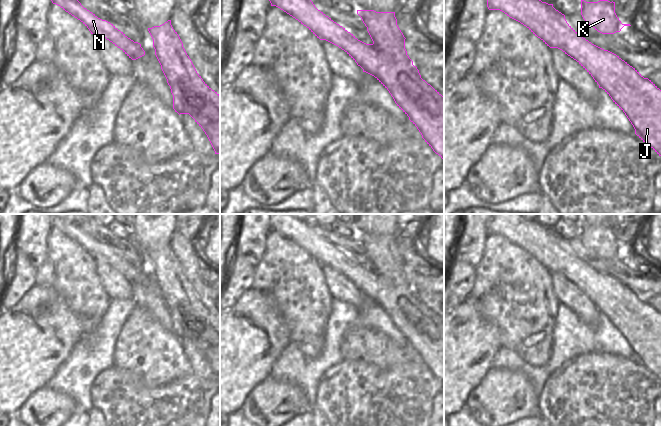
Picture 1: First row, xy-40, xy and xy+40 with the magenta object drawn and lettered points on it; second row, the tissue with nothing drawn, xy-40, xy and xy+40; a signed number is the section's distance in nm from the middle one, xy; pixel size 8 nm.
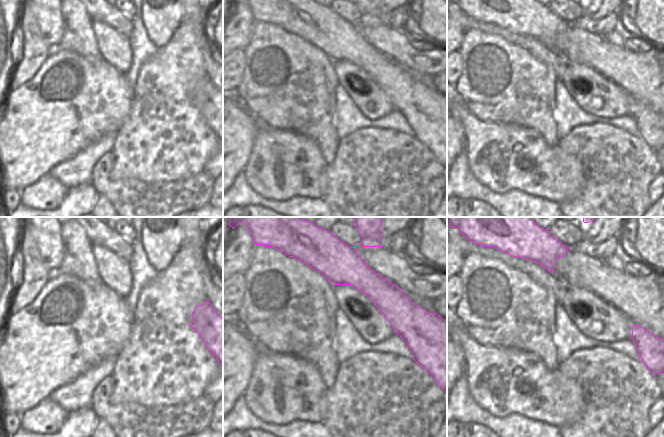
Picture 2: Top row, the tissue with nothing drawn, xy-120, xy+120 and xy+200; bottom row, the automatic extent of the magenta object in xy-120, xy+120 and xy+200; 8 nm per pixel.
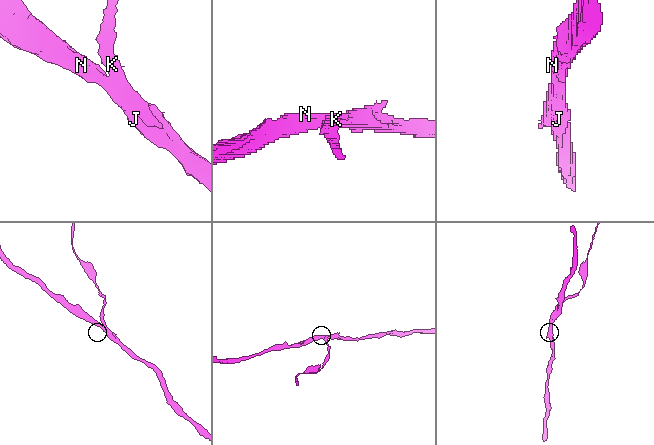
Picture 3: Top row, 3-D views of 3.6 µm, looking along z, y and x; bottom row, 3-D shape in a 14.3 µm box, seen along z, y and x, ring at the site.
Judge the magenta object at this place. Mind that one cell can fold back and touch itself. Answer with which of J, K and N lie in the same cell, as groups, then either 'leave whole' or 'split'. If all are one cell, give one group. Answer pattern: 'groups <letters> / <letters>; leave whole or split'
groups J N / K; split

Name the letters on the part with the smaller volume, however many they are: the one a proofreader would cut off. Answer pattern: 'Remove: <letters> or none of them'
Remove: K

